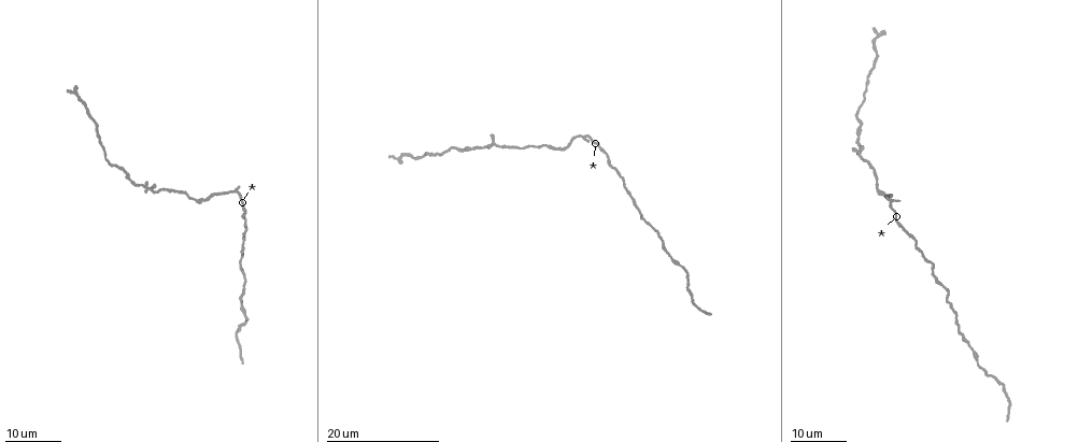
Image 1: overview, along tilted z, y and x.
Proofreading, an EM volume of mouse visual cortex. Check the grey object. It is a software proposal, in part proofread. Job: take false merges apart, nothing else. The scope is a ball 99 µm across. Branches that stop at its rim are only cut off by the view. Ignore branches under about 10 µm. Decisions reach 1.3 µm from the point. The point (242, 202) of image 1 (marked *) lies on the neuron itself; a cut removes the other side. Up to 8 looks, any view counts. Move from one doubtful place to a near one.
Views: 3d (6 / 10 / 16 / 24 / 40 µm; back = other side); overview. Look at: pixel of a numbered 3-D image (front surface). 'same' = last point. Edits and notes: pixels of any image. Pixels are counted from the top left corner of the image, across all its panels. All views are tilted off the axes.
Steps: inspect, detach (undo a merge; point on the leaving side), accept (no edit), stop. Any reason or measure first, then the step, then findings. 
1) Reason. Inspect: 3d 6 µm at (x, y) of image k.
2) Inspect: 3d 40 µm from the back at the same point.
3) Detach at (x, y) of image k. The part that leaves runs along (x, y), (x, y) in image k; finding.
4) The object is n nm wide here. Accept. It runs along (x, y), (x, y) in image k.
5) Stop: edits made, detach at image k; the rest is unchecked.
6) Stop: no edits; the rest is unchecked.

Narrows sharply. Inspect: 3d 16 µm at (483, 147) of image 1.

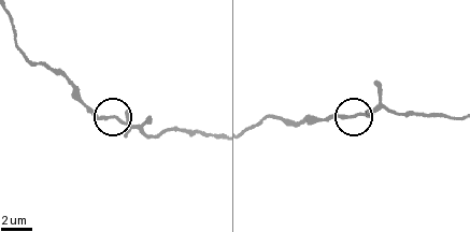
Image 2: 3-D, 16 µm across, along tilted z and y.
Inspect: 3d 10 µm at (358, 114) of image 2.

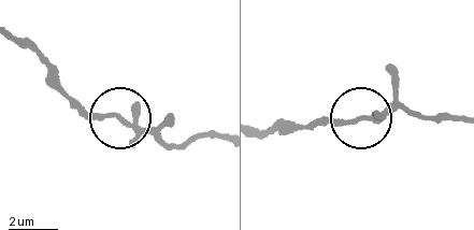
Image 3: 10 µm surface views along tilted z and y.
Accept. It runs along (221, 139), (167, 144), (118, 118), (89, 118), (65, 99) in image 3; all the same neuron.

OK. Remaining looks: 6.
Sudden change in width. Inspect: 3d 24 µm at (872, 68) of image 1.

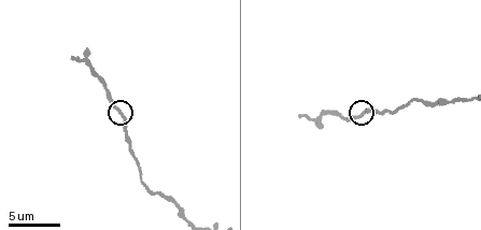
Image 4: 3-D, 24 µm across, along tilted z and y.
Inspect: 3d 6 µm at (360, 113) of image 4.

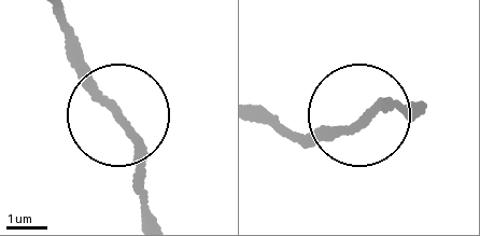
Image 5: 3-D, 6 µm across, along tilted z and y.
Accept. It runs along (154, 216), (138, 140), (69, 40) in image 5; all the same neuron.

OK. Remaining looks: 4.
Calibre changes. Inspect: 3d 24 µm at (953, 308) of image 1.

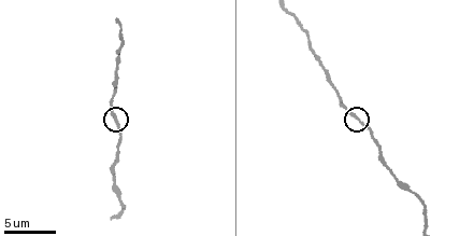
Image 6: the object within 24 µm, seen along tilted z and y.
Inspect: 3d 6 µm at (358, 118) of image 6.

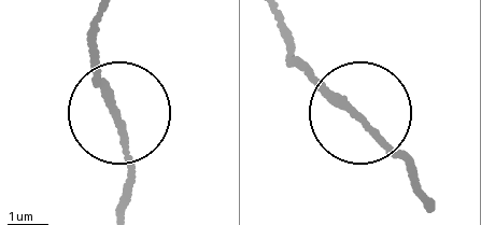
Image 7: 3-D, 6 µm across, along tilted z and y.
The object is 170 nm wide here. Accept. It runs along (100, 12), (99, 72), (129, 151), (129, 205) in image 7; one neuron here.

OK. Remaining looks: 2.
Thick turns thin. Inspect: 3d 10 µm at (409, 187) of image 6.

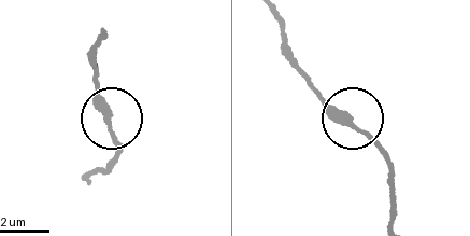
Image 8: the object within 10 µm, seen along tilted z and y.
Accept. It runs along (104, 32), (93, 61), (97, 101), (123, 150) in image 8; all the same neuron.

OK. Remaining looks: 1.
Stop: no edits; the rest is unchecked.

